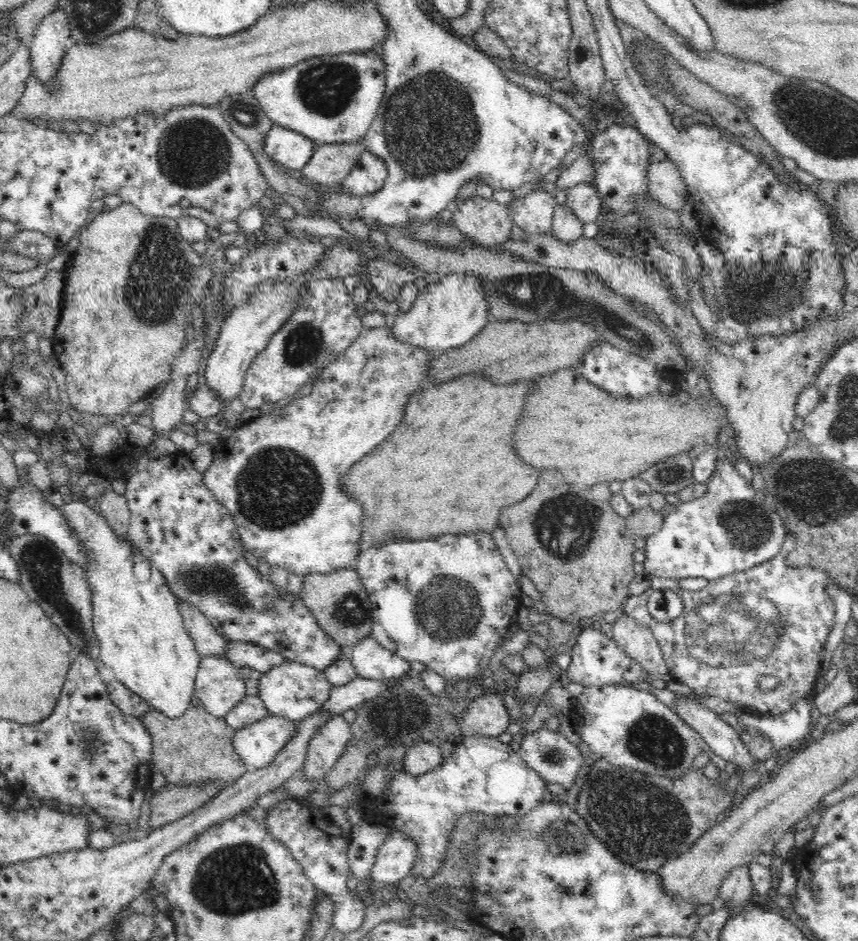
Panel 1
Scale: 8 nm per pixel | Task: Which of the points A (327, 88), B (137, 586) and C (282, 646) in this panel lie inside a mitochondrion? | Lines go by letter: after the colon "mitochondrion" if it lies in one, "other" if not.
A: mitochondrion
B: other
C: other

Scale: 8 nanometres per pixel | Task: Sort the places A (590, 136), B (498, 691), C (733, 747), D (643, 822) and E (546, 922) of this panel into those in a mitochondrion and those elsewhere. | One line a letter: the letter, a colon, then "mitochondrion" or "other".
A: other
B: other
C: other
D: mitochondrion
E: other

